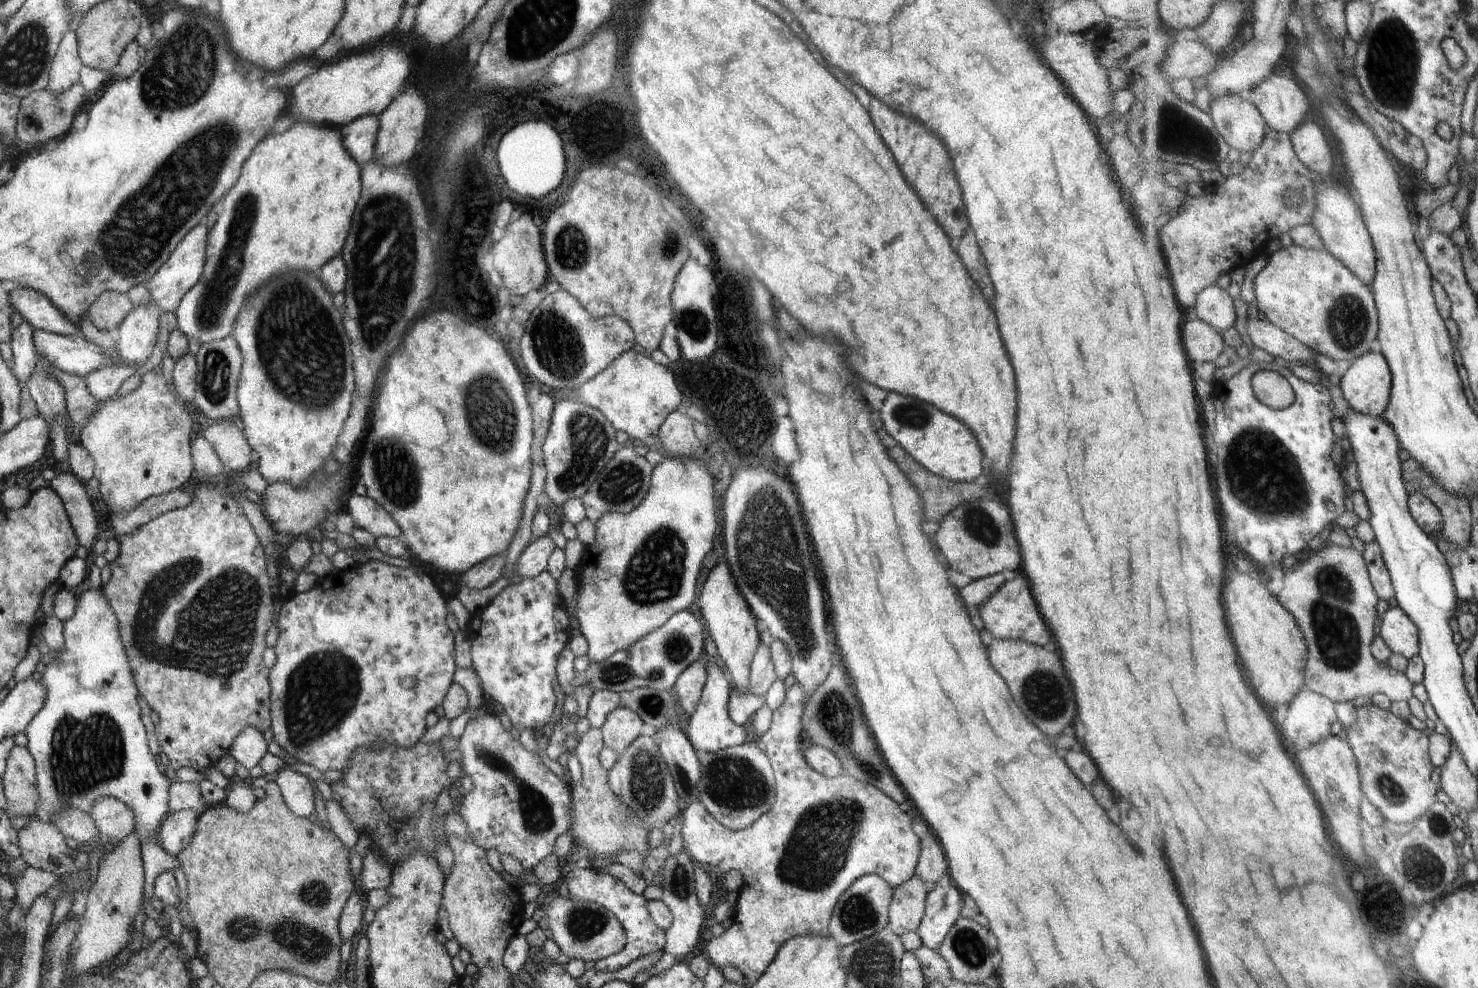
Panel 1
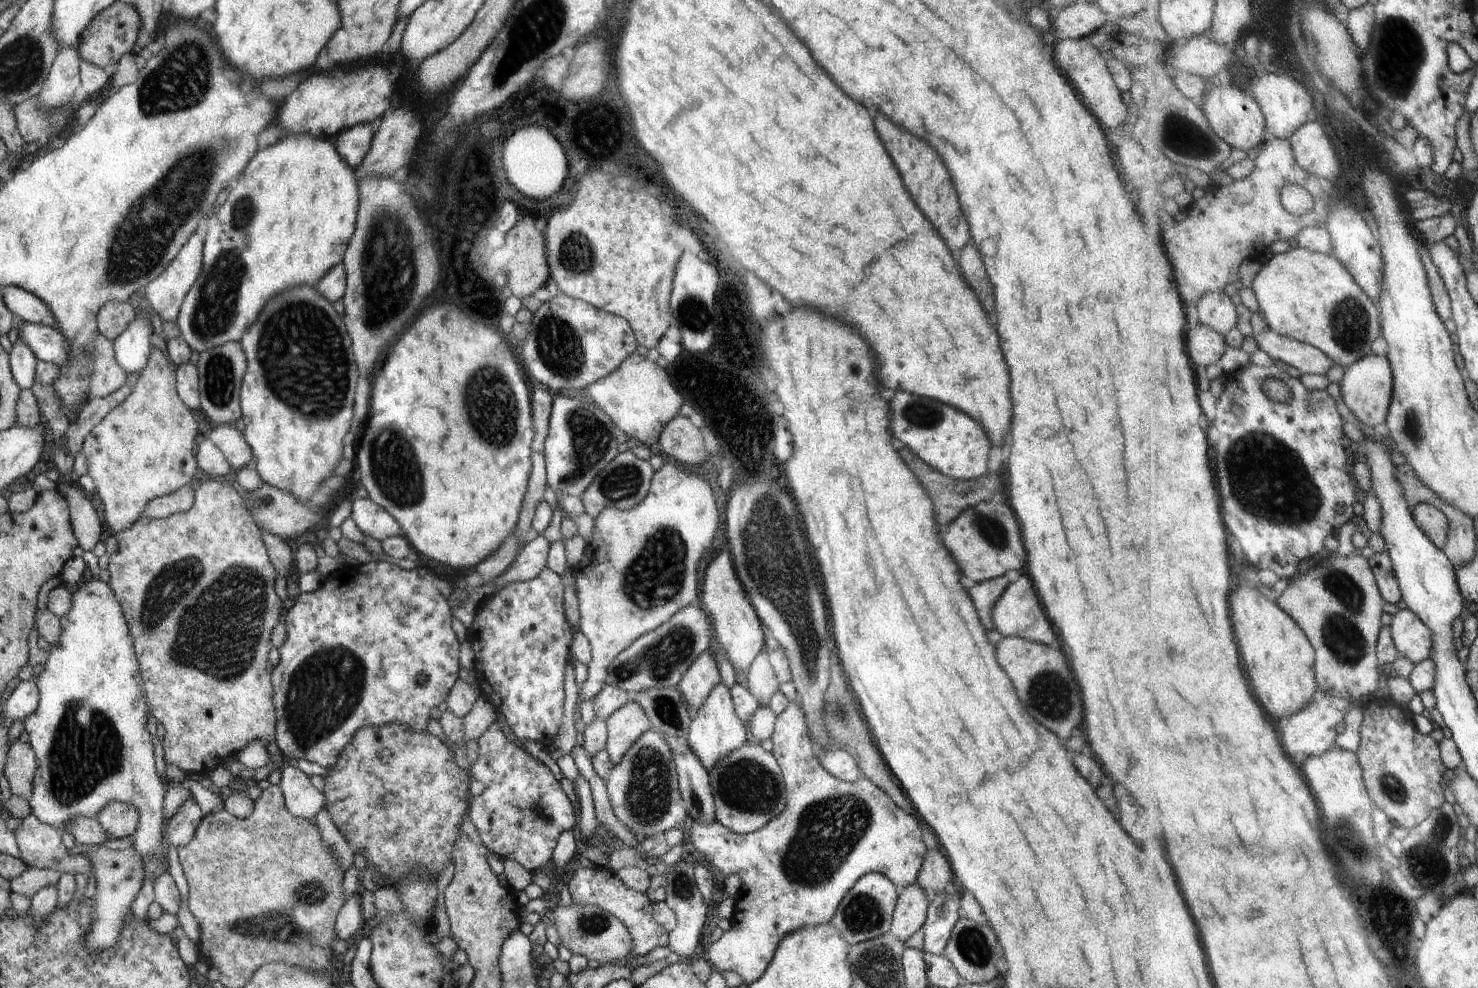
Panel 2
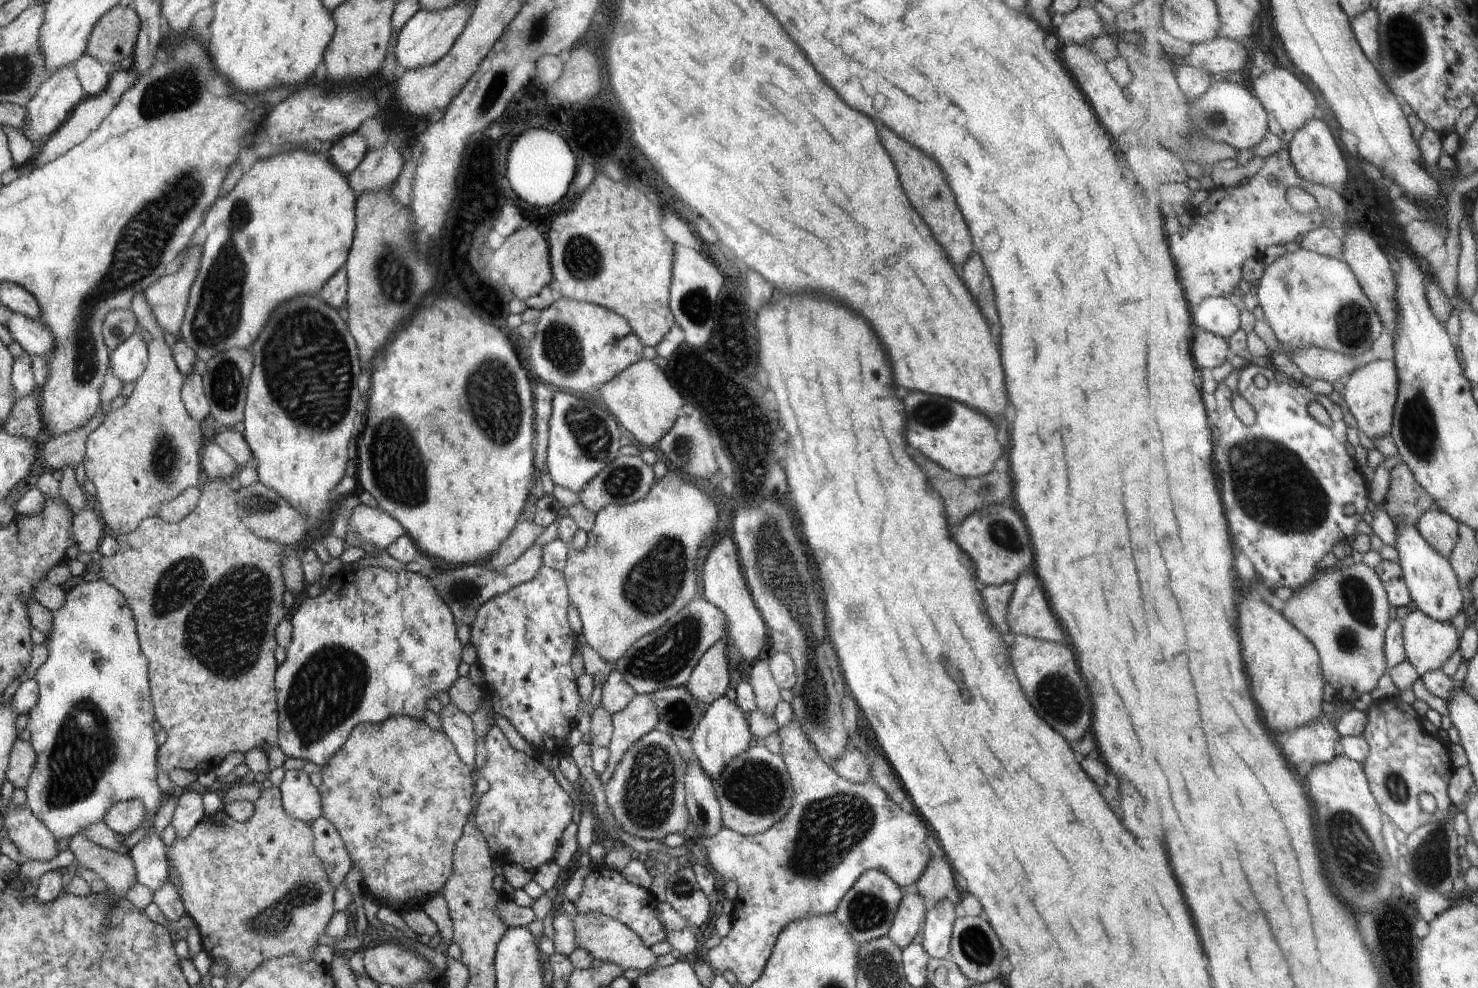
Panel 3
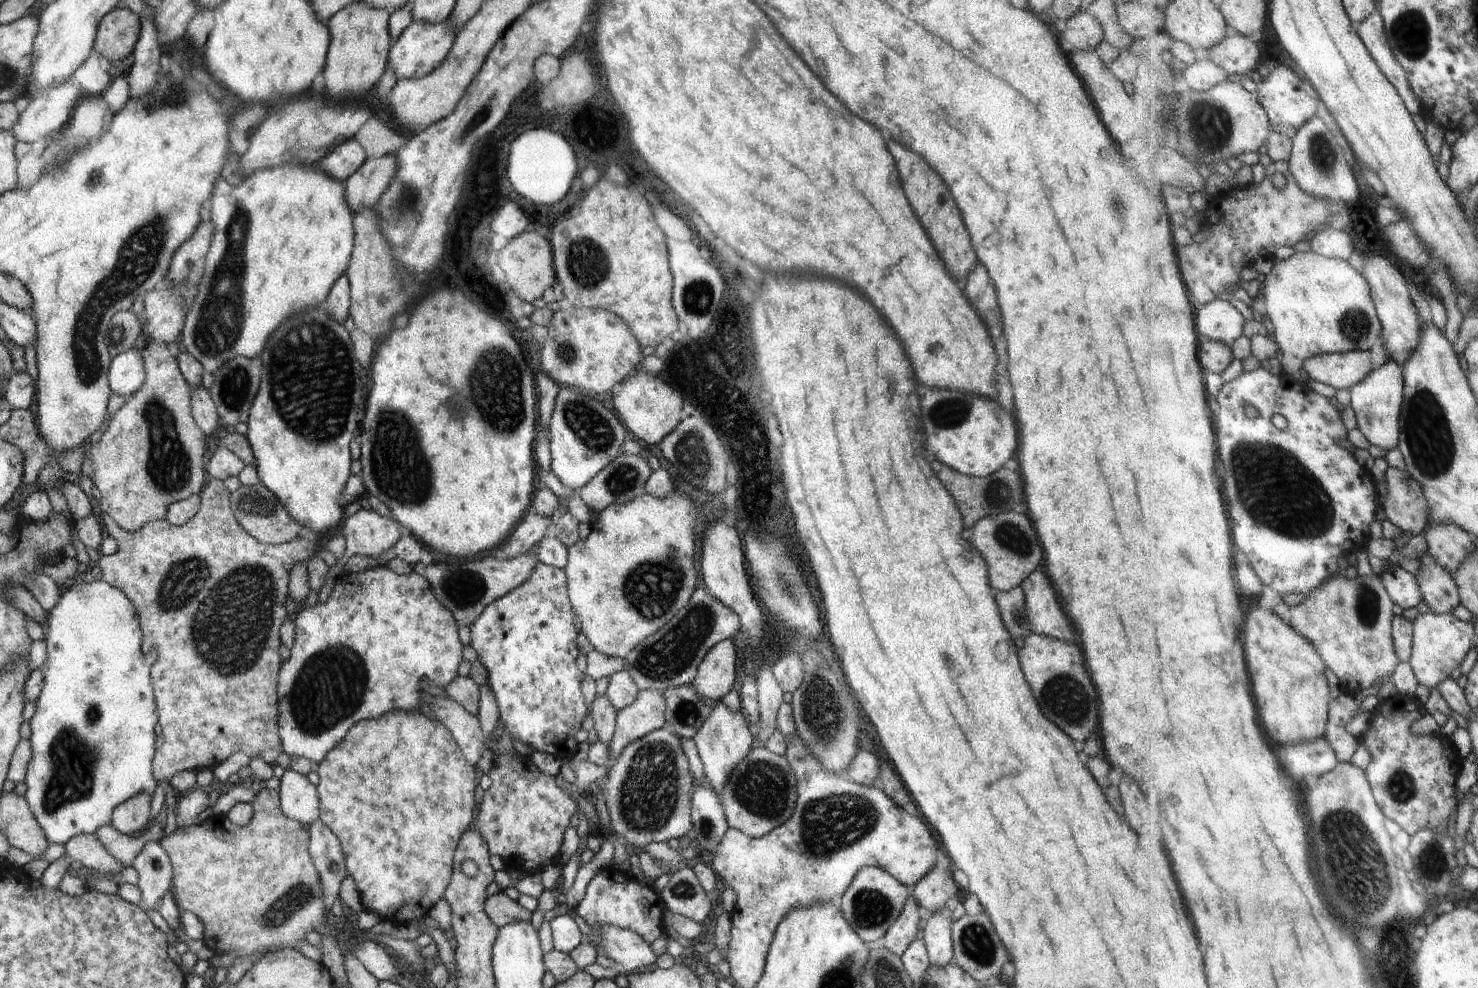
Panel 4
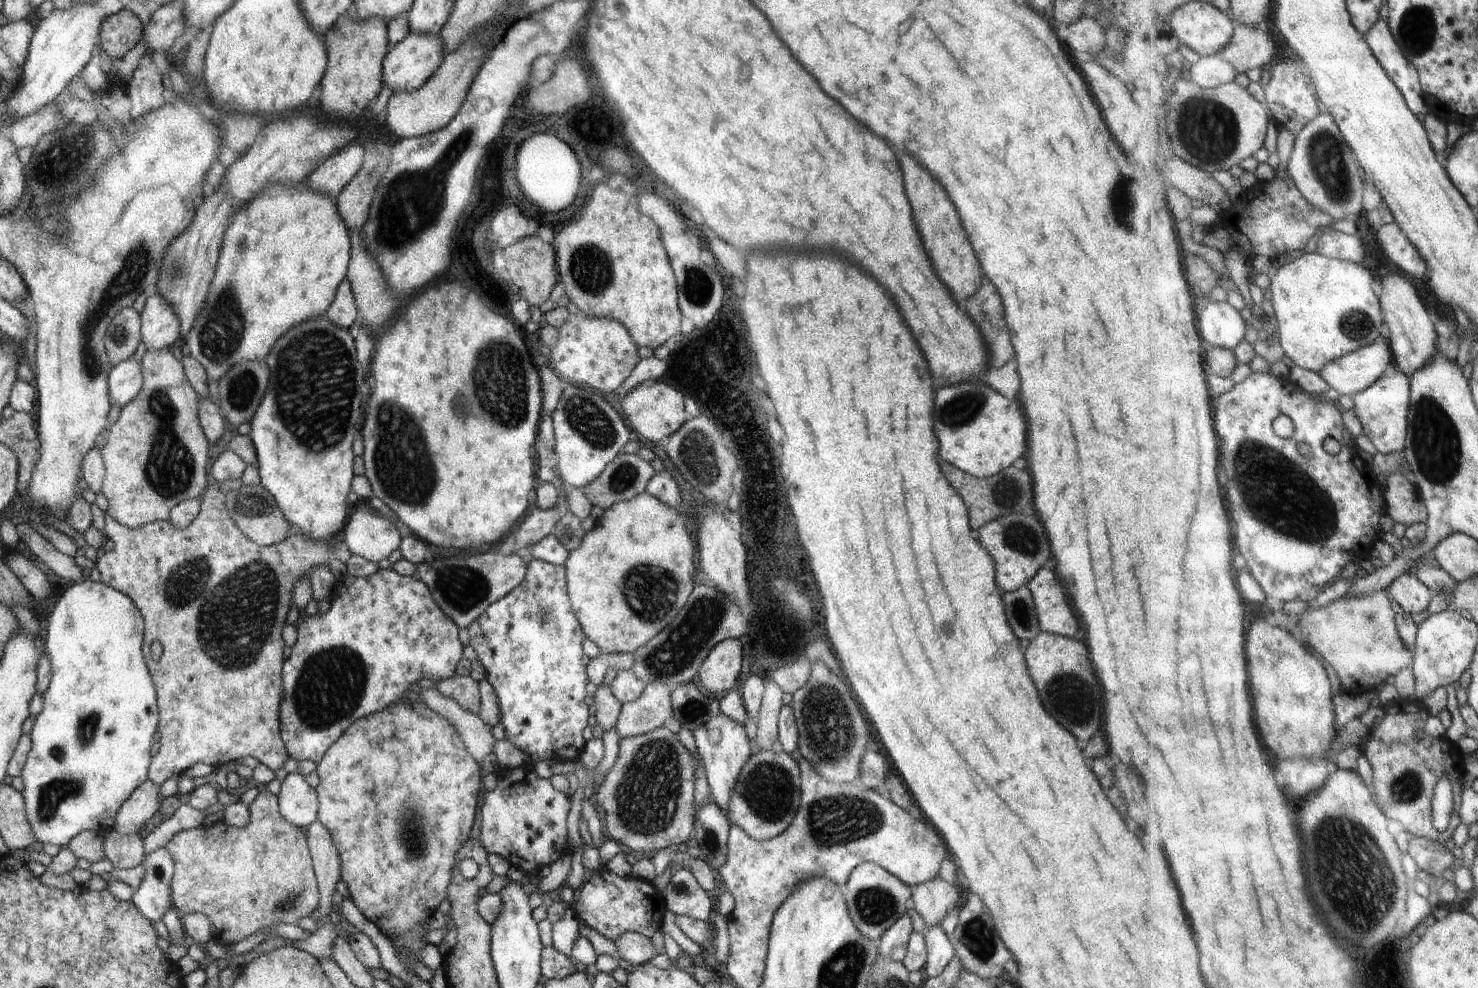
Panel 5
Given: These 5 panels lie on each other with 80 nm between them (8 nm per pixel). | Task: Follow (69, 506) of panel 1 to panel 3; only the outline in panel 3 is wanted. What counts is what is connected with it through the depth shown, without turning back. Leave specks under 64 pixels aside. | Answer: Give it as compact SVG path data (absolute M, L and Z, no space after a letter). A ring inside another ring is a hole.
M87 507L79 513L73 513L73 531L75 542L82 552L99 550L102 541L102 528L98 516Z

